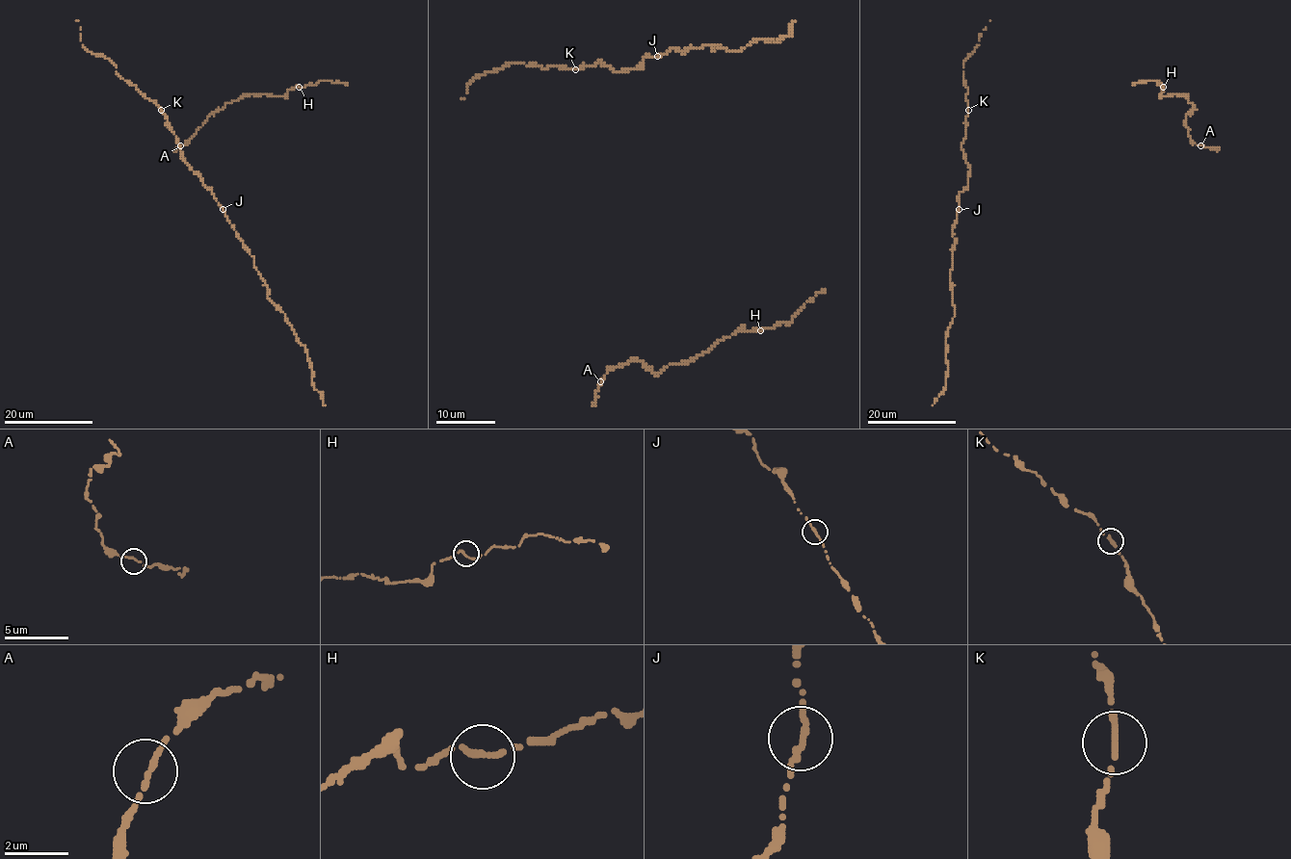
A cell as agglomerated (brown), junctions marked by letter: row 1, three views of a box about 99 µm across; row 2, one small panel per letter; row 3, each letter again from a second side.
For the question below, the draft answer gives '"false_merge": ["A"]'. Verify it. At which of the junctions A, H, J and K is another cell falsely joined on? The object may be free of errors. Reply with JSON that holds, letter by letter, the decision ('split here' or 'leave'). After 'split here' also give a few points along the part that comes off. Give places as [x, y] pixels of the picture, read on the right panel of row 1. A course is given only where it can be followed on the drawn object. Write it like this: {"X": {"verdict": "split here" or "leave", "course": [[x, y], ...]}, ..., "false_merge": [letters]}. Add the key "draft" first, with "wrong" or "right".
{"draft": "wrong", "A": {"verdict": "leave"}, "H": {"verdict": "leave"}, "J": {"verdict": "leave"}, "K": {"verdict": "leave"}, "false_merge": []}

